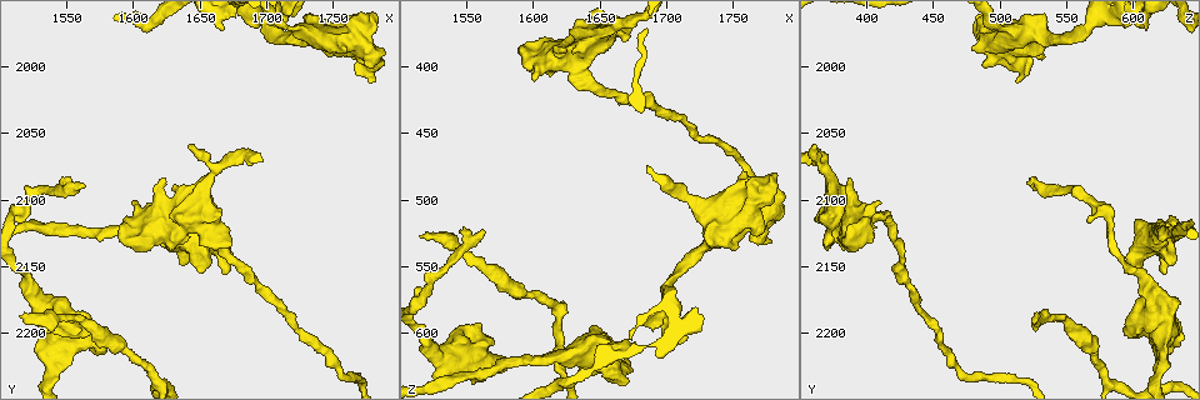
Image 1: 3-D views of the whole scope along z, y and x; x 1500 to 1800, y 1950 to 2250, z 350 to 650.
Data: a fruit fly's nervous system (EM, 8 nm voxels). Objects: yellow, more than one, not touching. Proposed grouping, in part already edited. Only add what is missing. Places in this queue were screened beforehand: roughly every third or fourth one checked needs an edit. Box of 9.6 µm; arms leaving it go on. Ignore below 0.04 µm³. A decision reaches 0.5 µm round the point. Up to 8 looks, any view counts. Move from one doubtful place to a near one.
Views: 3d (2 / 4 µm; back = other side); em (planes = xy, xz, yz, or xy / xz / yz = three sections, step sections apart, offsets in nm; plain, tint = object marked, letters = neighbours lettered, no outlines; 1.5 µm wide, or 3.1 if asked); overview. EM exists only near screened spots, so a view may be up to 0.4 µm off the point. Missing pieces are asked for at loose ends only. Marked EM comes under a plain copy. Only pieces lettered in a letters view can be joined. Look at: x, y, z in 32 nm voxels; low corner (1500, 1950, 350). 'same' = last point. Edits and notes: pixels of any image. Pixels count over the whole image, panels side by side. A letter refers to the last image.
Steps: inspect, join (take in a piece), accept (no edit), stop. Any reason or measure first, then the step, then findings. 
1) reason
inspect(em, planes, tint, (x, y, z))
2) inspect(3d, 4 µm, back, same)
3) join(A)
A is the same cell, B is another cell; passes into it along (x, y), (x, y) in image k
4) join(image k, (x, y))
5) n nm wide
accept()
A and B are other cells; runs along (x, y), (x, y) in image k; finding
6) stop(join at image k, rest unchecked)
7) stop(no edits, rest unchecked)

inspect(em, planes, letters, (1568, 2186, 608))

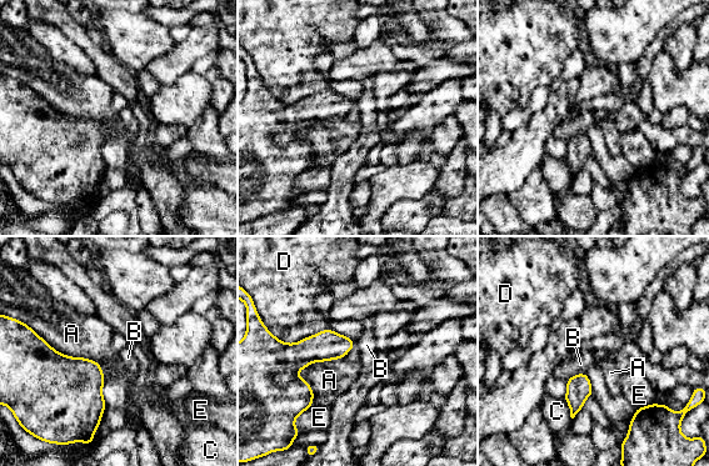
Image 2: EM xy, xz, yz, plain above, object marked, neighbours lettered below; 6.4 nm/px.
accept()
A, B, C, D and E are other cells; border along (587, 372), (577, 372), (565, 380) in image 2; no lettered piece goes on from it

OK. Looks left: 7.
an open end
inspect(3d, 2 µm, (1518, 2192, 526))

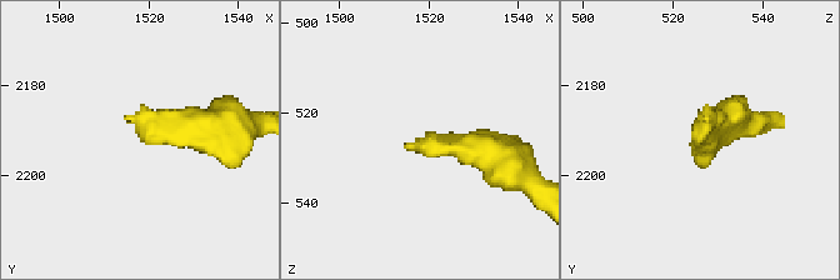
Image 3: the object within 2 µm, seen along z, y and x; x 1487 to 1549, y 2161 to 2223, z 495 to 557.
inspect(em, xy, step 4, tint, (1519, 2192, 525))

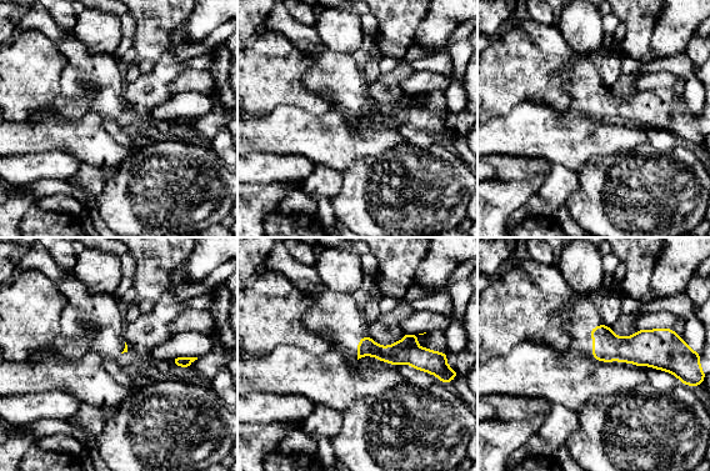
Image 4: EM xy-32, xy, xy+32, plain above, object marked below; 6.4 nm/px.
inspect(em, planes, letters, same)

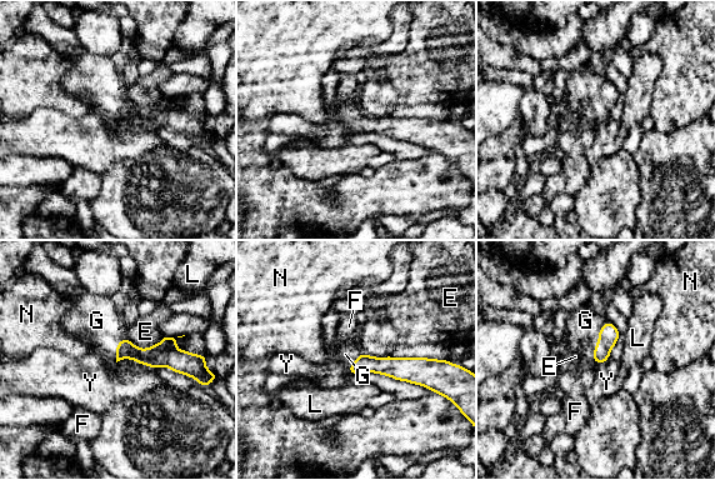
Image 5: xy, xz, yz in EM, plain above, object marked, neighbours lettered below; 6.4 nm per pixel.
G touches over 260 nm
join(G)
G is the same cell, E, F, L, N and Y are other cells; the neuron continues

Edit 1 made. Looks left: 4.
branch stops here
inspect(3d, 4 µm, (1668, 2156, 622))

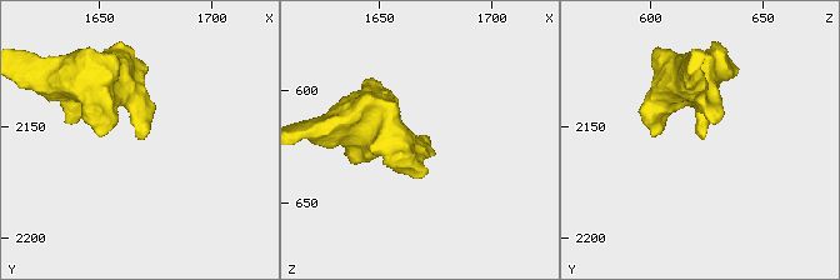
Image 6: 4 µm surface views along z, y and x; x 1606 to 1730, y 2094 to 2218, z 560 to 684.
inspect(em, planes, letters, (1669, 2157, 624))

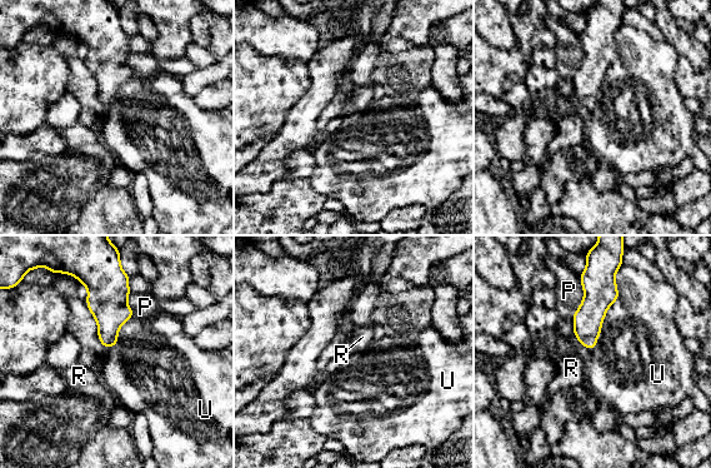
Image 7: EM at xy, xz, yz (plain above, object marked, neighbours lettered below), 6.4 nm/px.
130 nm wide; U touches over 380 nm
accept()
P, R and U are other cells; no lettered piece goes on from it

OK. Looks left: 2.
stop(join at image 5, rest unchecked)

